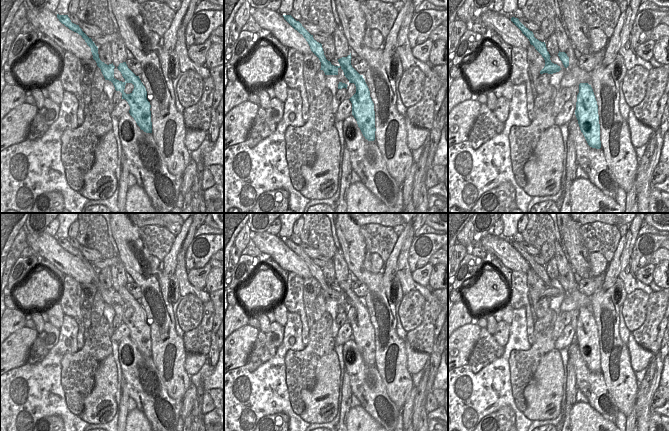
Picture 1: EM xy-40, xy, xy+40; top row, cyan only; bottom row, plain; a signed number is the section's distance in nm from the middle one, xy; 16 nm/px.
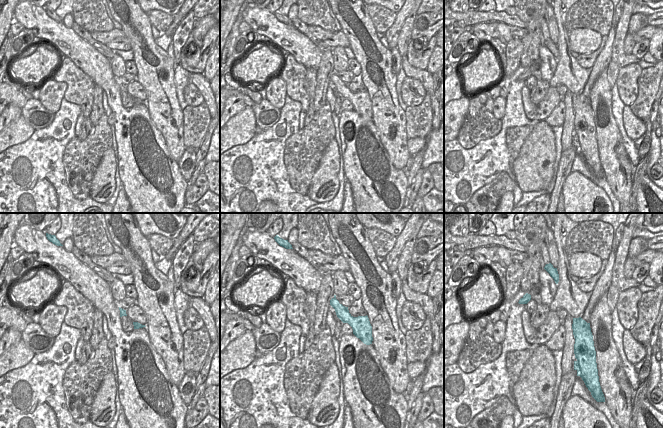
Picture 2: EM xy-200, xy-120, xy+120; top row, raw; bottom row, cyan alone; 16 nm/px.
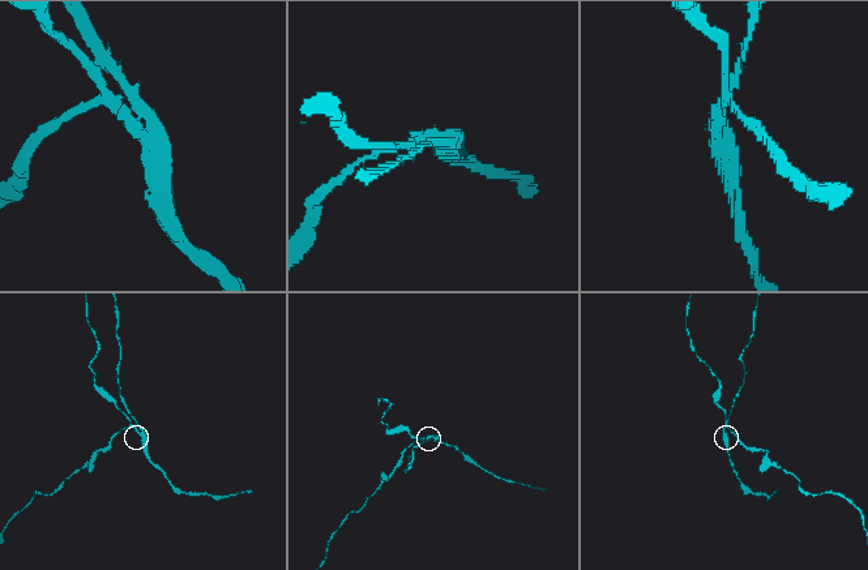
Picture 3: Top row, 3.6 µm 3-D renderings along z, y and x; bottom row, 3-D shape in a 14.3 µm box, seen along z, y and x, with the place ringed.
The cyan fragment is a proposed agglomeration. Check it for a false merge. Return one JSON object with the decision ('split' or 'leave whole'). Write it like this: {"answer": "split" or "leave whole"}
{"answer": "split"}

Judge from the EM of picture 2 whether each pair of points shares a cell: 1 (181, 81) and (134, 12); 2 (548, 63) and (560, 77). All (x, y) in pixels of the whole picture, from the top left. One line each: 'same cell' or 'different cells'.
1: different cells
2: different cells

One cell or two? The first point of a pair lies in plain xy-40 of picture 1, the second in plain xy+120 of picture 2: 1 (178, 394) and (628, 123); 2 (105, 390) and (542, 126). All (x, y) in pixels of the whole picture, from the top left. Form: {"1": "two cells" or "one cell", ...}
{"1": "two cells", "2": "one cell"}

